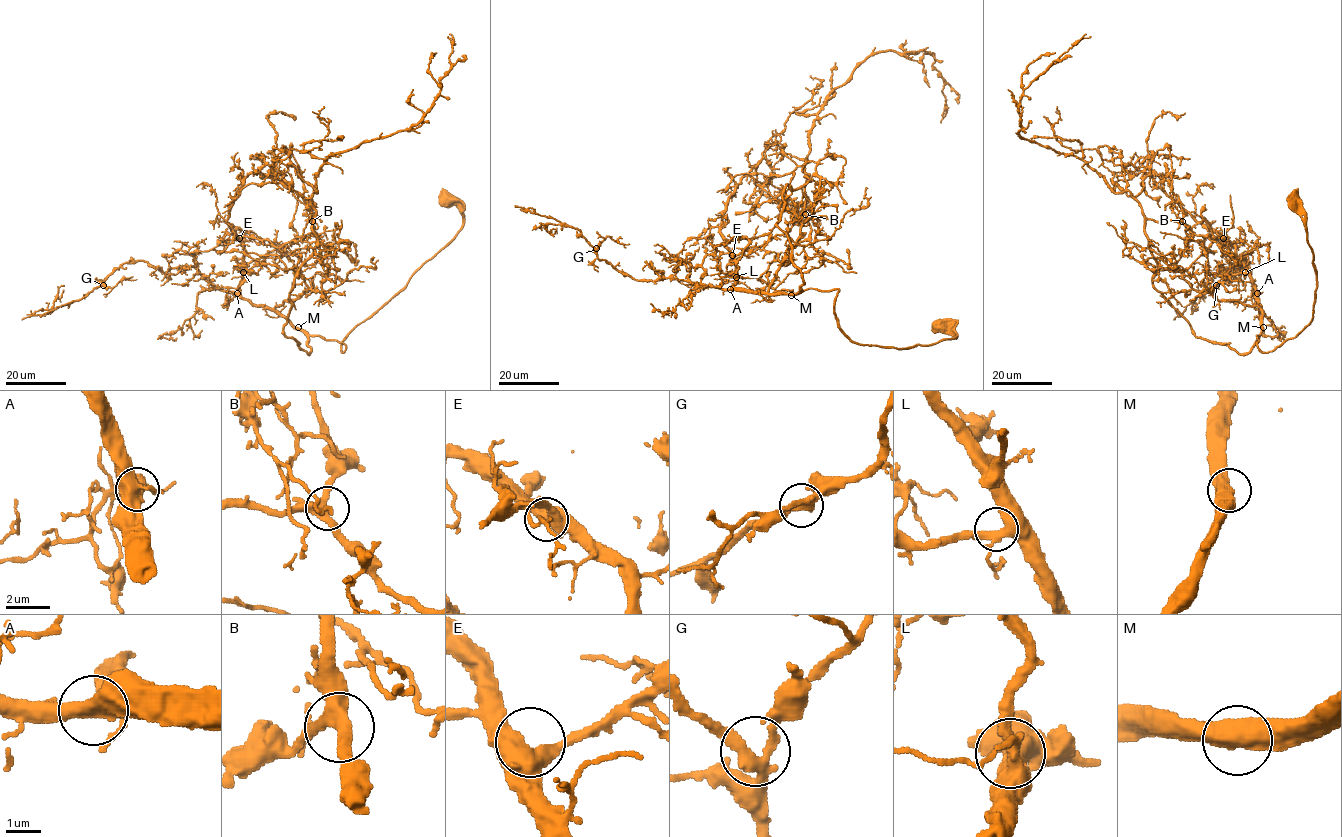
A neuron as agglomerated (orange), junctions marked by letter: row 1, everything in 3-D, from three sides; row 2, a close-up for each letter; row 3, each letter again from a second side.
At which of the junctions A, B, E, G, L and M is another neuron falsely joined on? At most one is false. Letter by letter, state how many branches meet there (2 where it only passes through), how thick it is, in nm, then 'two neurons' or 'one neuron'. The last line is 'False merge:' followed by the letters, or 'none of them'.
A: 3 branches meet; 460 nm thick; one neuron
B: 3 branches meet; 360 nm thick; one neuron
E: 3 branches meet; 480 nm thick; one neuron
G: 3 branches meet; 320 nm thick; one neuron
L: 3 branches meet; 340 nm thick; one neuron
M: 2 branches meet; 600 nm thick; one neuron
False merge: none of them

